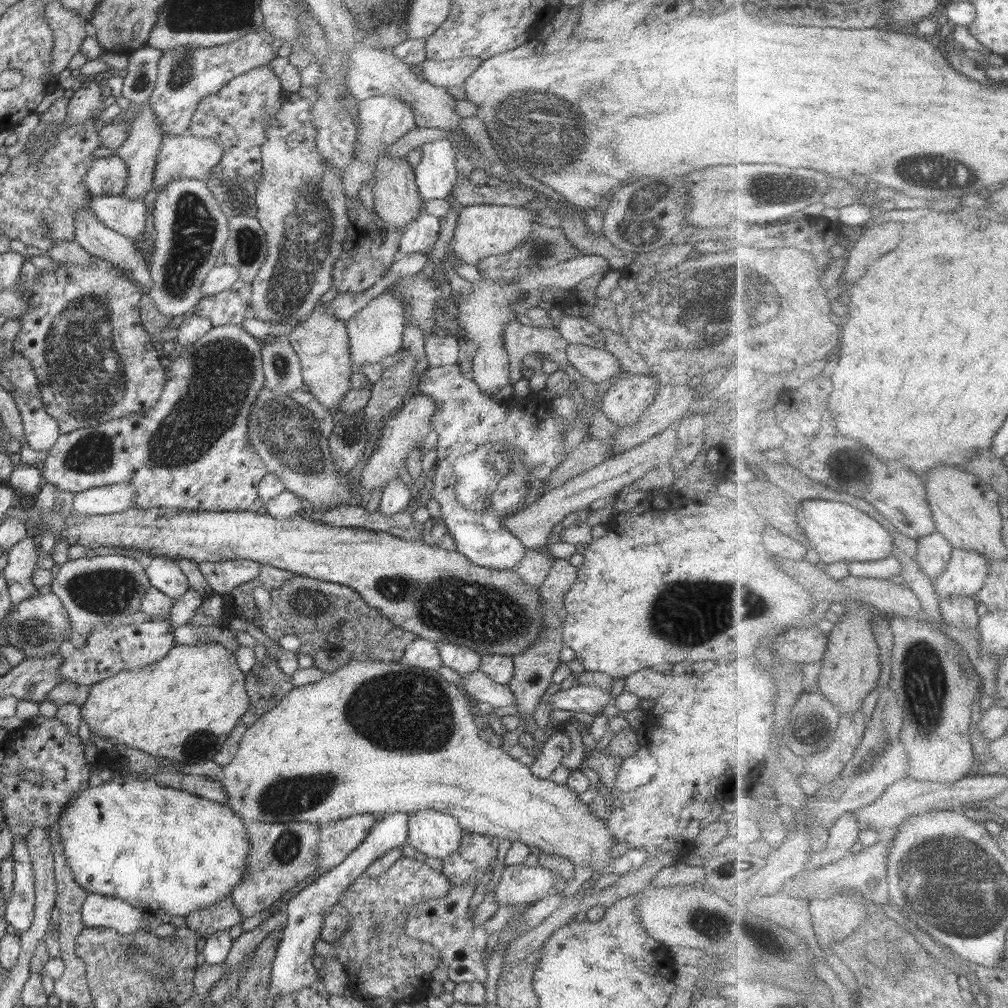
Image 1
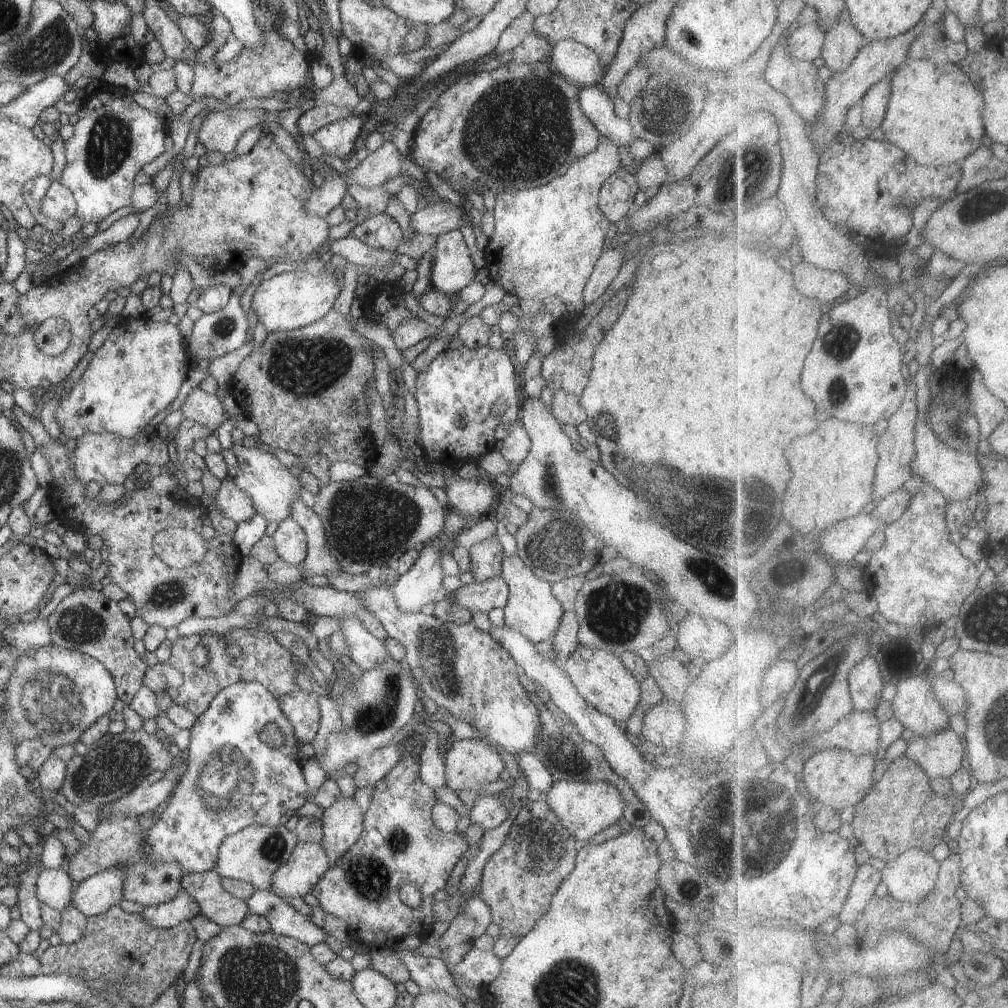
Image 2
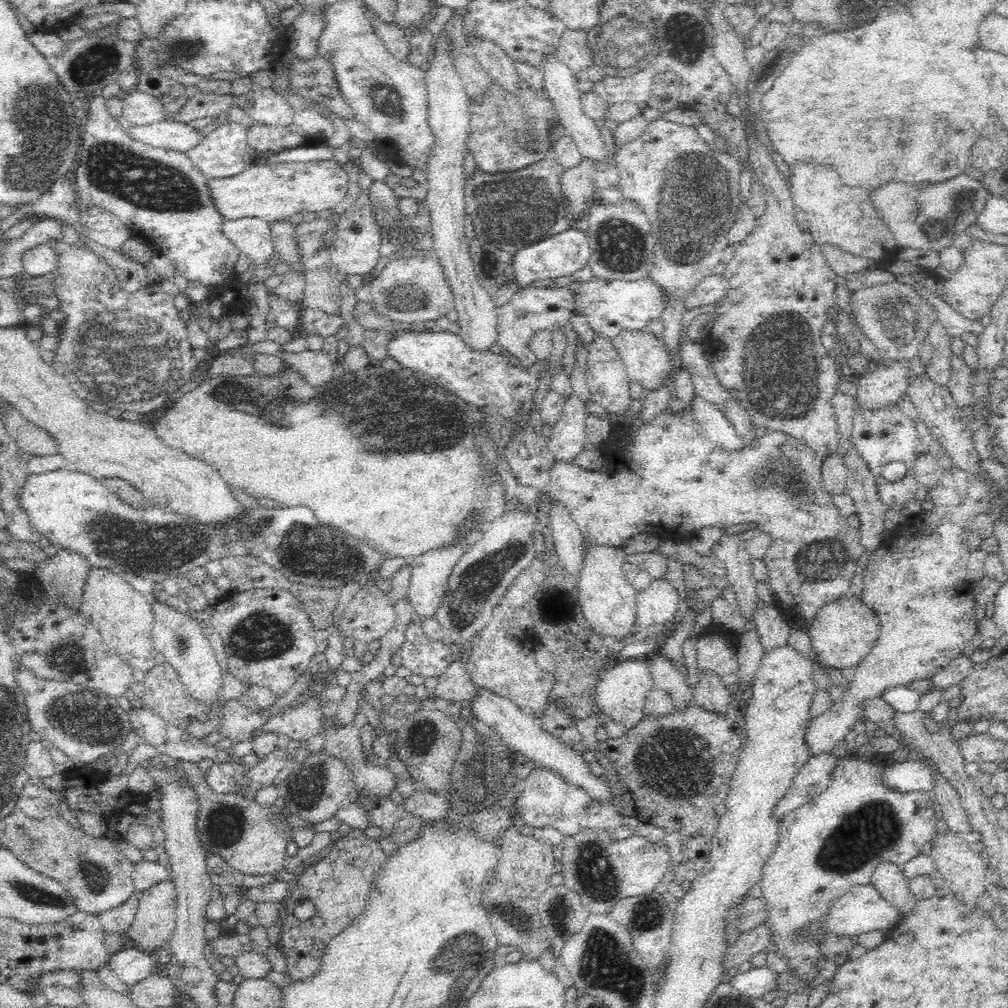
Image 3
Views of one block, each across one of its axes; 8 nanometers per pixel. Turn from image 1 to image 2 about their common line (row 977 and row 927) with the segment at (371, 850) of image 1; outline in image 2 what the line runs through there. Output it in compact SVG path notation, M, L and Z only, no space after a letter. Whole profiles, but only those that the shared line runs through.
M255 890L246 900L246 906L249 914L269 920L271 930L278 935L296 938L310 947L326 940L327 933L323 928L316 927L311 917L302 915L292 904L270 890Z

